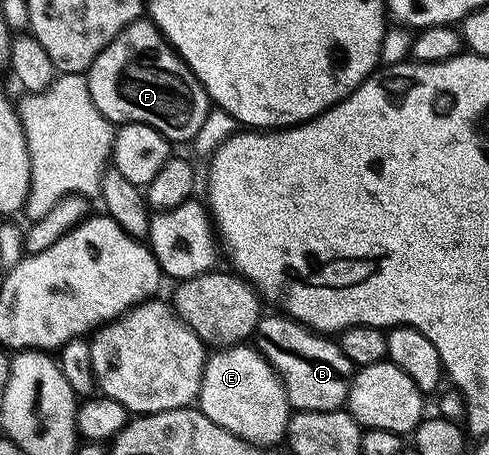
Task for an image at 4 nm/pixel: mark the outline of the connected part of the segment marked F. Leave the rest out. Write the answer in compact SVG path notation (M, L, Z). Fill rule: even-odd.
M149 19L134 21L90 65L86 77L92 101L111 123L144 123L170 142L193 142L212 102L206 88Z

